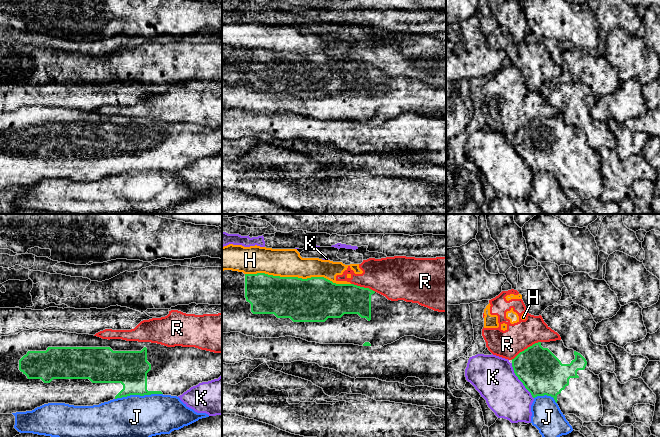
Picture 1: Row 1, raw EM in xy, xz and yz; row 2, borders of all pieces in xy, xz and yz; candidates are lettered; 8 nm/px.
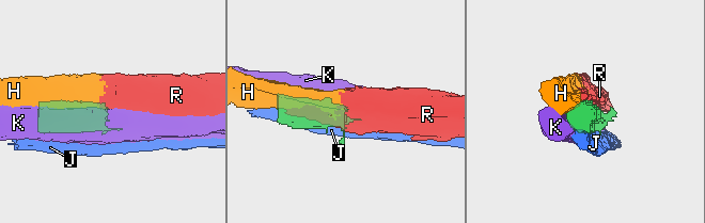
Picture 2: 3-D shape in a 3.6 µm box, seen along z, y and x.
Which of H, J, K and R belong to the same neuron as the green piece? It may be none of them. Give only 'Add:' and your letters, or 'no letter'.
Add: no letter

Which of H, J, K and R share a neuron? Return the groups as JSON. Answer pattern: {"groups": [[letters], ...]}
{"groups": [["H", "R"], ["J"], ["K"]]}

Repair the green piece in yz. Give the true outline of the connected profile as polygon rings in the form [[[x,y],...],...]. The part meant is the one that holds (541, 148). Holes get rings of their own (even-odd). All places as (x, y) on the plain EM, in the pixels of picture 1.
[[[562,116],[538,118],[512,135],[515,151],[532,173],[551,172],[563,191],[574,190],[583,198],[599,198],[603,192],[600,173],[600,154],[587,143],[586,135],[573,125],[564,122]]]

